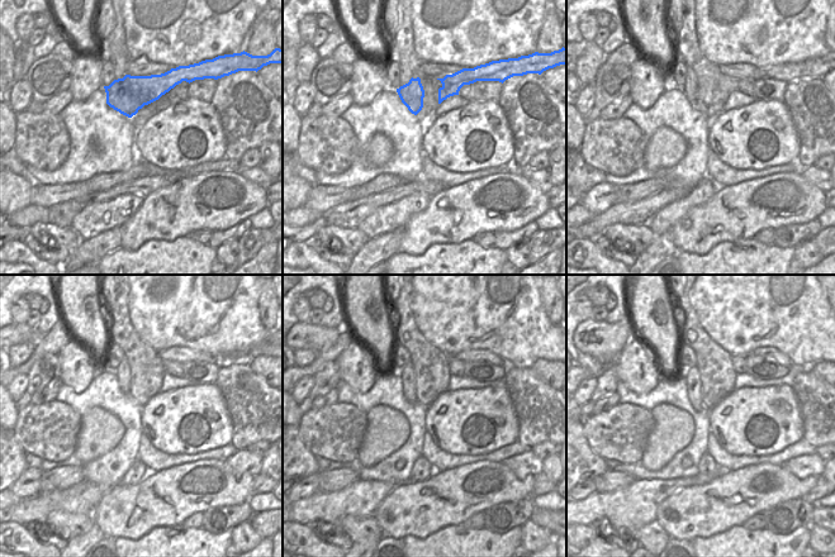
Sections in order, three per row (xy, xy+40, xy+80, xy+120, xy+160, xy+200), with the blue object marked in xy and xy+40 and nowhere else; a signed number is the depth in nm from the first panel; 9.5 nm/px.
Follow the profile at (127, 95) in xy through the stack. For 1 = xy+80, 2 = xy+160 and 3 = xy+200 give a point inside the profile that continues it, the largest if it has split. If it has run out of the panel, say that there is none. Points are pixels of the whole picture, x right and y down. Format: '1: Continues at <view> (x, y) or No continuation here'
1: Continues at xy+80 (814, 67)
2: Continues at xy+160 (418, 381)
3: Continues at xy+200 (705, 376)

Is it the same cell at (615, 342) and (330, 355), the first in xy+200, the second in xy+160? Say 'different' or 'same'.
different

